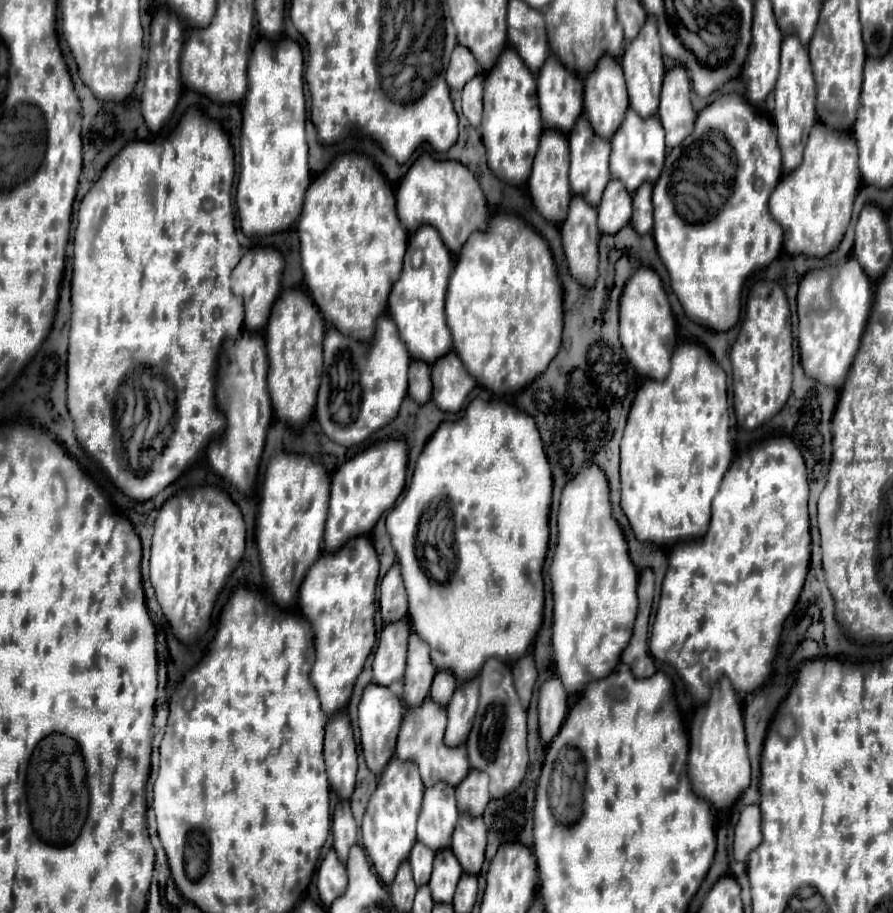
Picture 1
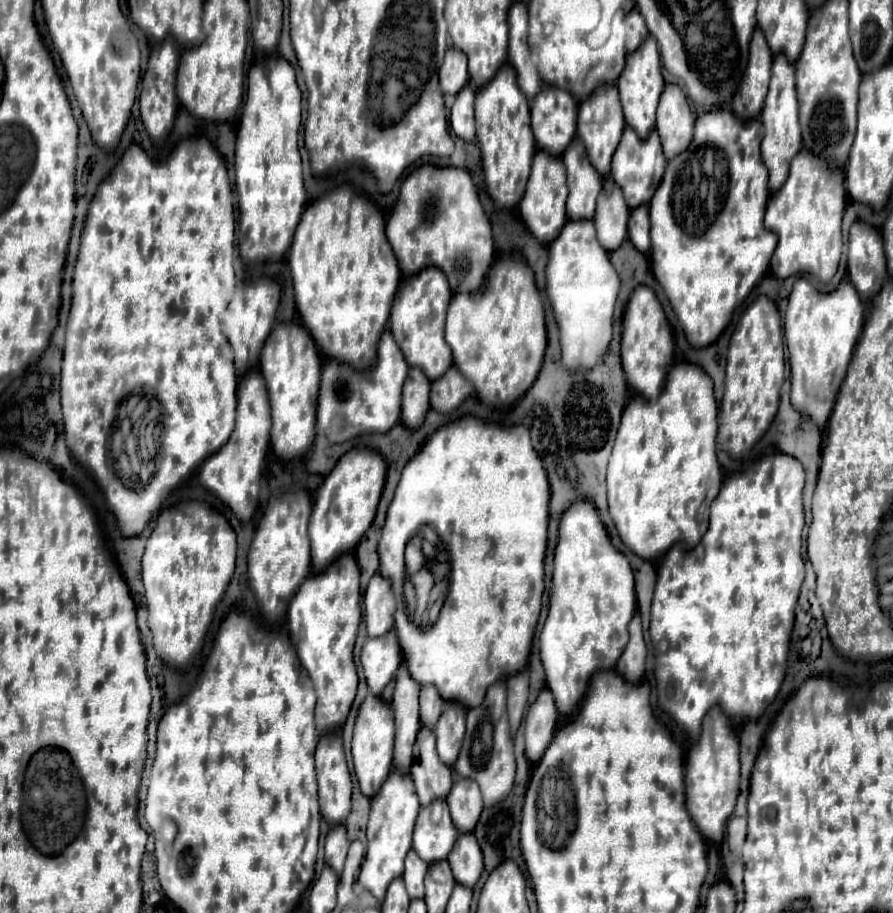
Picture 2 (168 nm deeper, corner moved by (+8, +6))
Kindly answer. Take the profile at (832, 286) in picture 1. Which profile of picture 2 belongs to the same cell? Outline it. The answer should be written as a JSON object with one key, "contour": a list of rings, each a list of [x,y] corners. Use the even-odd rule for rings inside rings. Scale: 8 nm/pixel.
{"contour":[[[798,279],[788,297],[784,319],[784,339],[790,361],[790,401],[796,409],[824,427],[836,401],[836,391],[846,377],[846,369],[864,323],[864,305],[848,279],[842,279],[836,291],[820,293],[814,285],[798,285]]]}

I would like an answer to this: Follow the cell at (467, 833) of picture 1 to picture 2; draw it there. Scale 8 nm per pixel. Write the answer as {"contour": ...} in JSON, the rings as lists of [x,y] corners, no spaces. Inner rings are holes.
{"contour":[[[460,833],[452,851],[448,853],[454,879],[466,887],[474,887],[482,873],[482,851],[474,833]]]}

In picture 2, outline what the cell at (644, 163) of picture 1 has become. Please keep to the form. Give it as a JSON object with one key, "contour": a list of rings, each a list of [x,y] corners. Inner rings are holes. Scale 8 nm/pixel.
{"contour":[[[624,127],[622,139],[620,139],[620,143],[618,143],[618,147],[616,147],[614,155],[612,155],[610,175],[616,181],[616,185],[624,191],[624,197],[626,197],[626,203],[628,203],[630,209],[650,203],[654,191],[660,185],[664,169],[666,169],[666,157],[662,153],[662,145],[660,145],[658,133],[650,131],[648,137],[642,139],[642,137],[638,137],[634,133],[634,129]]]}

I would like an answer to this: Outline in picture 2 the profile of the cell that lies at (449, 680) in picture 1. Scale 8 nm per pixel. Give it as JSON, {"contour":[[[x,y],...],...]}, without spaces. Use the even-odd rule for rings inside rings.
{"contour":[[[424,685],[420,689],[420,723],[434,727],[442,709],[444,709],[444,699],[438,693],[438,689],[434,689],[434,685]]]}

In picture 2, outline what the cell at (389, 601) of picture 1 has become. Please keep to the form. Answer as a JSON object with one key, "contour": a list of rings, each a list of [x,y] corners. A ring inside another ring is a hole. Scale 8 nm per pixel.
{"contour":[[[376,573],[364,593],[364,621],[368,637],[380,637],[394,629],[396,599],[392,593],[392,581]]]}

